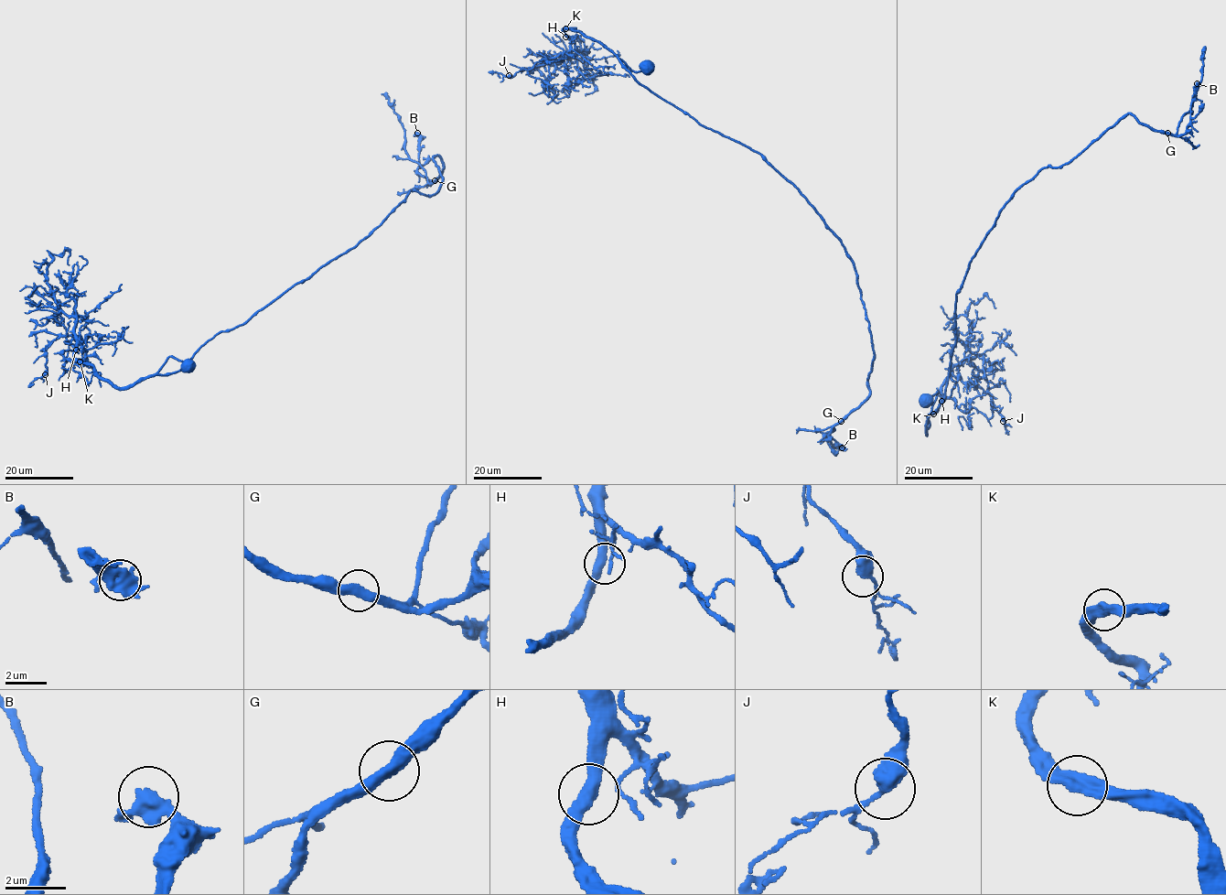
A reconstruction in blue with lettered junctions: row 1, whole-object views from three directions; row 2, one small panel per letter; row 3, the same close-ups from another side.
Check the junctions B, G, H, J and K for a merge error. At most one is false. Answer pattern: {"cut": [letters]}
{"cut": []}

